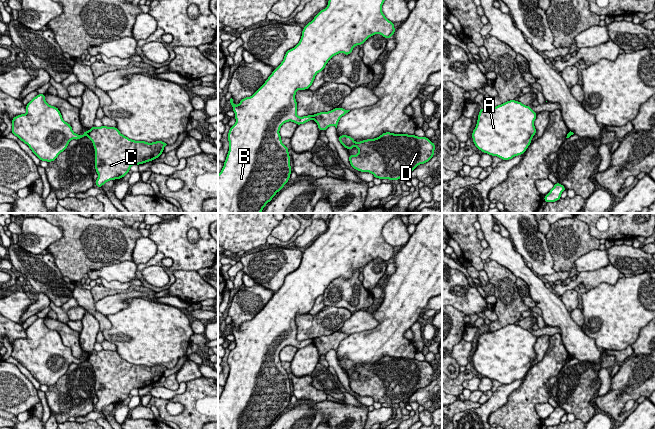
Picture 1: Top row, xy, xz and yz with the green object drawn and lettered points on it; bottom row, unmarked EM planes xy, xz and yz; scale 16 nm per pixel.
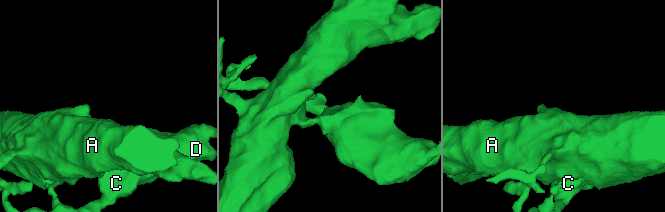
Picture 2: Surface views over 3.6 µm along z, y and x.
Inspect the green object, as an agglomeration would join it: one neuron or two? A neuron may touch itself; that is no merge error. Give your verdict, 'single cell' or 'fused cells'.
fused cells

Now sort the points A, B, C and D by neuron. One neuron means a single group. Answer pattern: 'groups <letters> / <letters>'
groups A B / C D

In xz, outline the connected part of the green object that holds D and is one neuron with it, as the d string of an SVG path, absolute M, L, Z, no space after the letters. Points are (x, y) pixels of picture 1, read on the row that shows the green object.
M385 132L375 139L355 142L347 135L338 137L340 143L348 150L354 146L358 148L357 155L349 155L351 166L360 172L369 172L374 178L399 180L410 174L418 165L428 162L434 156L435 143L429 138L408 134L394 134Z

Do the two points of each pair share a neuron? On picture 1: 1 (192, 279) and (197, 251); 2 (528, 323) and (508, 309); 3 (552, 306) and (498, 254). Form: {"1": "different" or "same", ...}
{"1": "different", "2": "different", "3": "same"}

